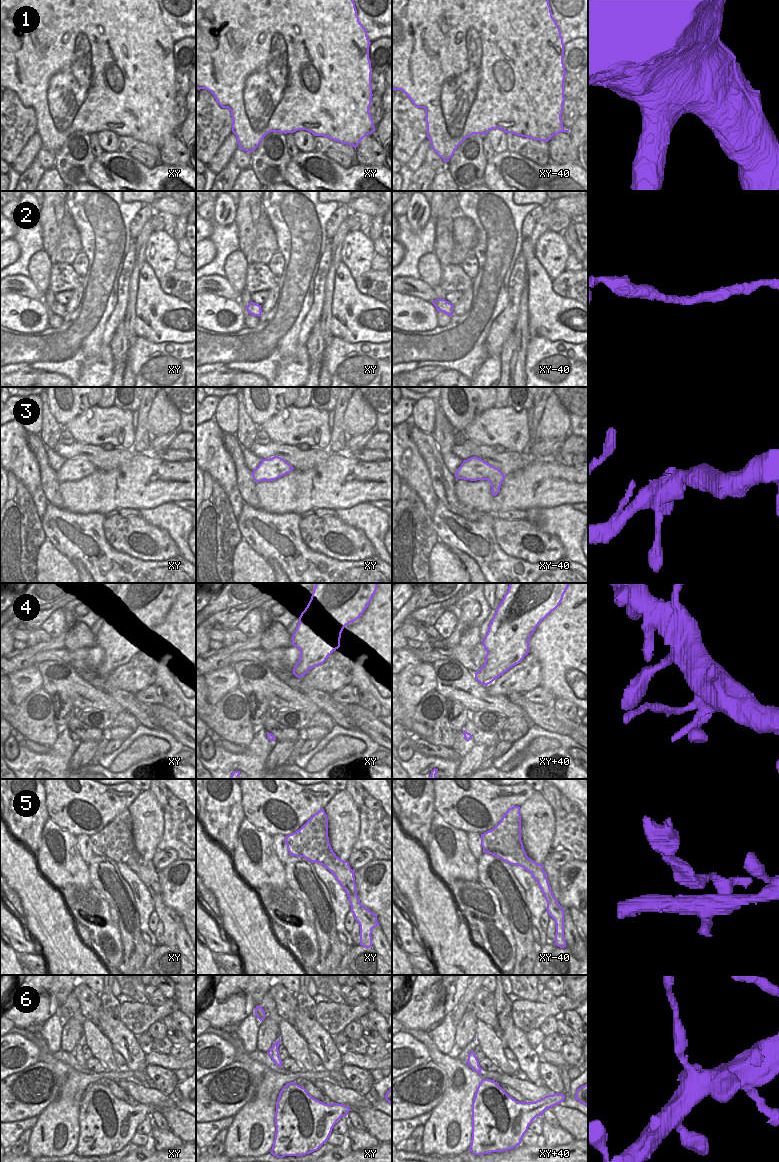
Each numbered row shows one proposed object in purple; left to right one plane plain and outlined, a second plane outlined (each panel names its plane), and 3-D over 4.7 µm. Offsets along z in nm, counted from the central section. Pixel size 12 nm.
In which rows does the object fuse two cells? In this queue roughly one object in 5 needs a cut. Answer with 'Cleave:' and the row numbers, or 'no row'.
Cleave: 4, 6

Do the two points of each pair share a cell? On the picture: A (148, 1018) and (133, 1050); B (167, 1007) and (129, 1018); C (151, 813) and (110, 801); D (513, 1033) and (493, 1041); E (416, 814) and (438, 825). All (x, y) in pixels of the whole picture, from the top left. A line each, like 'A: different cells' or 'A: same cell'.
A: different cells
B: same cell
C: different cells
D: different cells
E: different cells

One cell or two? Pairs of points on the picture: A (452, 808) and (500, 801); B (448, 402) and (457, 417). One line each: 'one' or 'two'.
A: one
B: one

